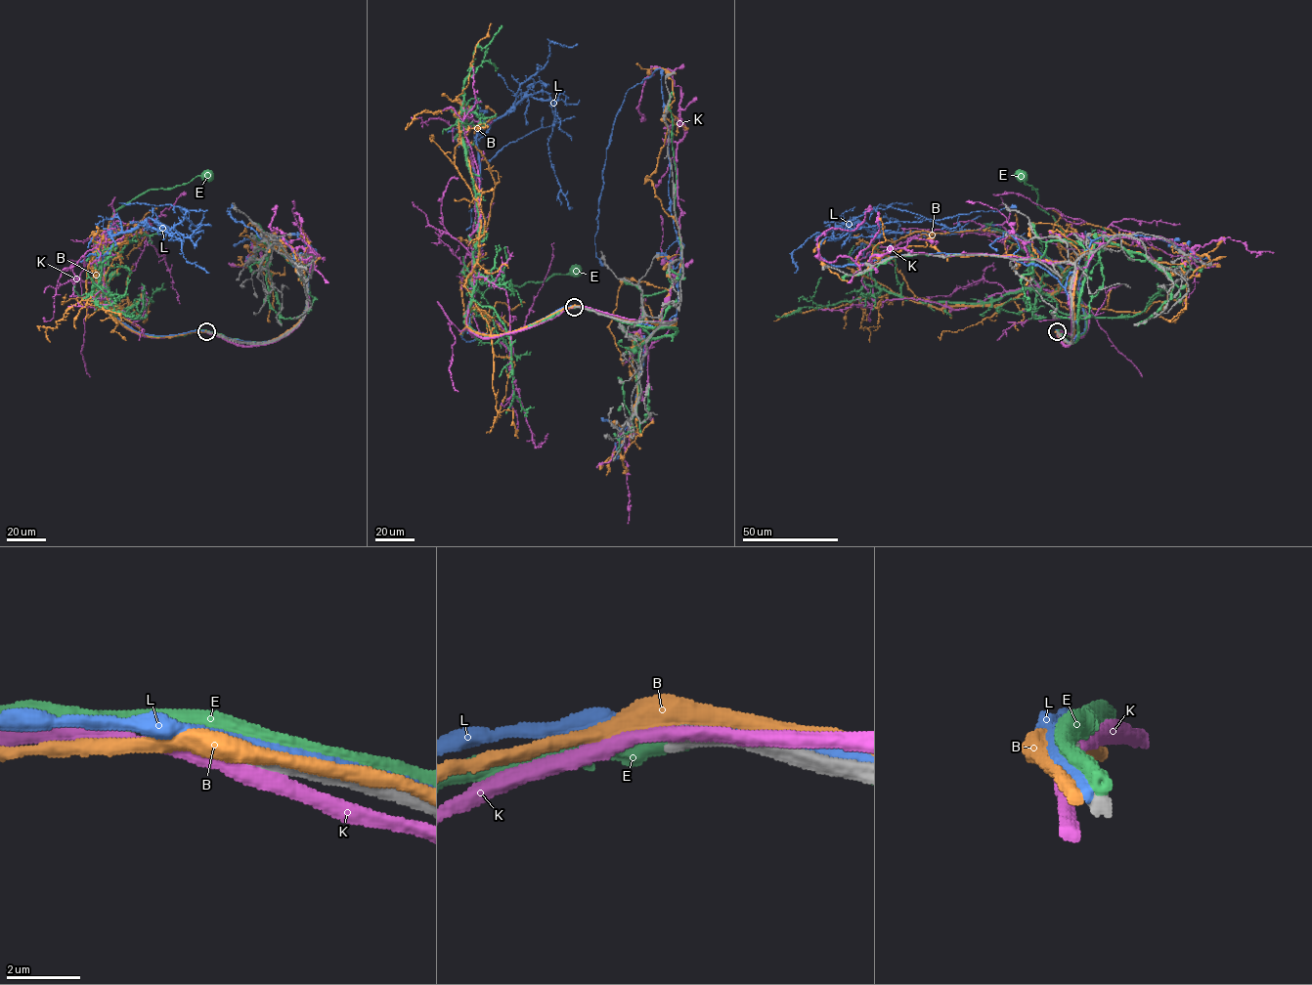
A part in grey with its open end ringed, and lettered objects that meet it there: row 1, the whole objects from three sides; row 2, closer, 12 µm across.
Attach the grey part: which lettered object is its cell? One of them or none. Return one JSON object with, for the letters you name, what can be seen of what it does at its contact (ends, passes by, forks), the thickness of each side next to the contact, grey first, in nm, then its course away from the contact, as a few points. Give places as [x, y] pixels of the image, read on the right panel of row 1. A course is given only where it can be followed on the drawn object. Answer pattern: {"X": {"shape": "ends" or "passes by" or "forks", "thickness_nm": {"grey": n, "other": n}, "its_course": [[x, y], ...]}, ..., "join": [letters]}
{"join": []}

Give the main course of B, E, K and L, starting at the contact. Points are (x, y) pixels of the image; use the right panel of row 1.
B: (1057, 332), (1071, 342), (1070, 262), (945, 257), (929, 239), (848, 281), (820, 260), (820, 243), (814, 252)
E: (1058, 332), (1080, 336), (1085, 331), (1075, 282), (1085, 262), (1053, 217), (1038, 206), (1036, 190), (1023, 177)
K: (1057, 332), (1071, 342), (1068, 263), (895, 248), (862, 265), (821, 260), (817, 238), (854, 231), (870, 205)
L: (1057, 332), (1072, 341), (1077, 323), (1038, 266), (924, 253), (835, 267), (819, 253), (862, 228), (1017, 206)

